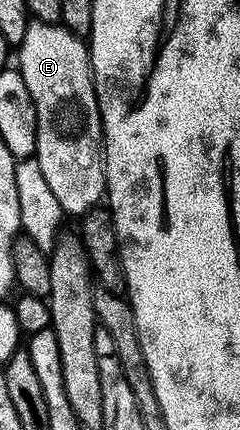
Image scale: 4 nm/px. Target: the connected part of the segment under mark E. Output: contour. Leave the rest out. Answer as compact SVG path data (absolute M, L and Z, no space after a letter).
M31 21L24 32L24 40L16 48L17 69L21 71L35 104L38 135L35 155L44 172L45 182L52 188L57 203L66 216L83 216L103 201L106 192L106 159L102 114L94 91L94 73L90 70L90 51L79 35L56 22Z

